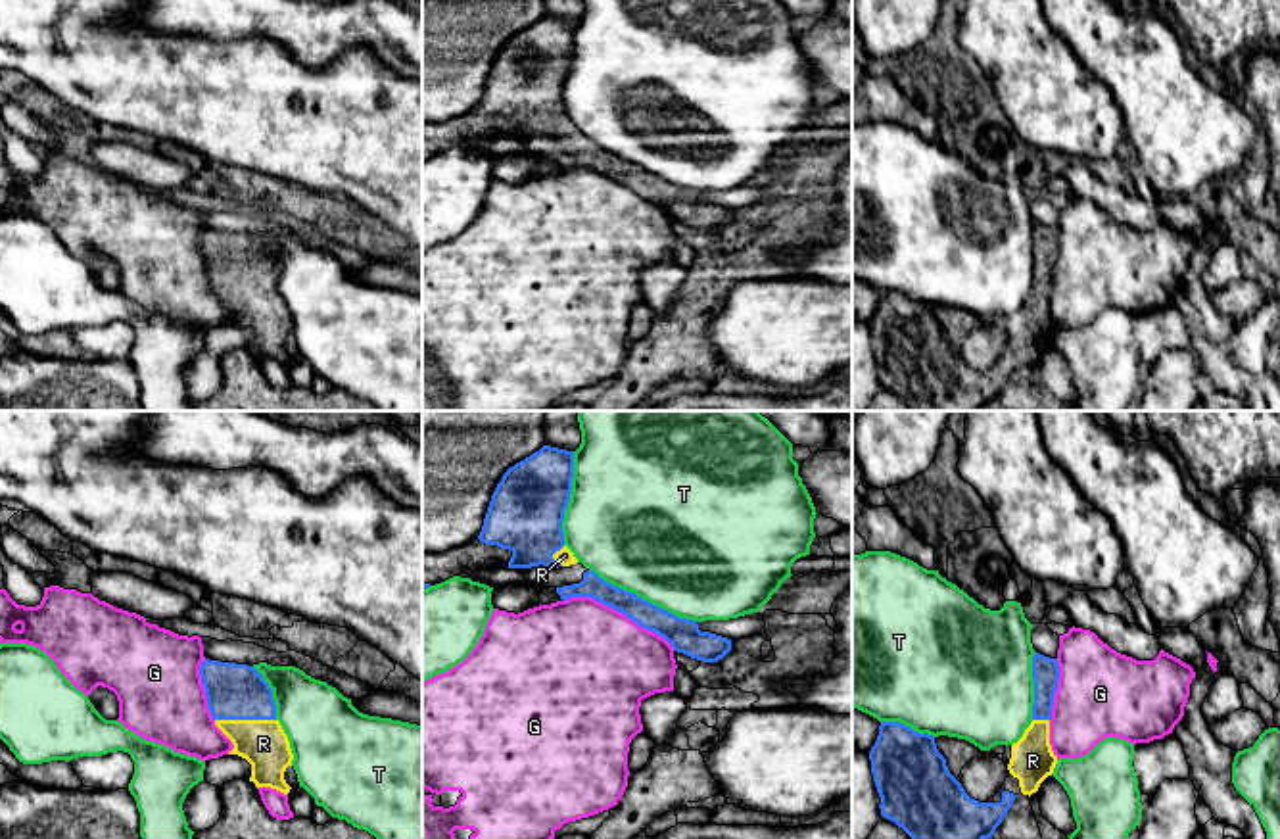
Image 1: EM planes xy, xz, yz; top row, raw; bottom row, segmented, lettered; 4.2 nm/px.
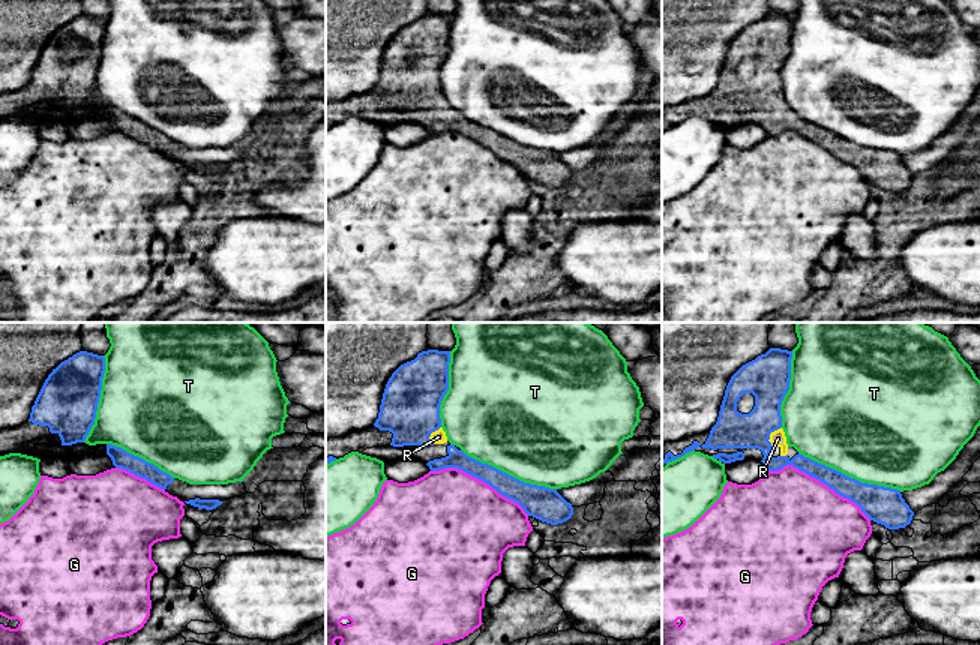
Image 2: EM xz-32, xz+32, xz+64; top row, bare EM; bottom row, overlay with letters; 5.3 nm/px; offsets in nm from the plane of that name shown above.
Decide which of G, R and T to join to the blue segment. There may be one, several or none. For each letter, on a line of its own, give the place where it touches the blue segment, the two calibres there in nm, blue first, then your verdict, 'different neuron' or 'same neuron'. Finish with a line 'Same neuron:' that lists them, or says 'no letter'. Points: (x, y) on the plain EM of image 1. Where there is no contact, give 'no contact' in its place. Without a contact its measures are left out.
G: xz (618, 181) | 110/500 nm | different neuron
R: xy (246, 288) | 240/200 nm | same neuron
T: xz (643, 169) | 130/500 nm | different neuron
Same neuron: R

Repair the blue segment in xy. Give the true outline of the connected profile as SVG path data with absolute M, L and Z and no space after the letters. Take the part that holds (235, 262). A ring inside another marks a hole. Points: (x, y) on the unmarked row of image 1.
M205 228L200 246L215 296L234 315L228 324L251 334L249 351L257 359L271 357L288 365L292 357L284 342L292 336L294 324L263 244L248 234Z

